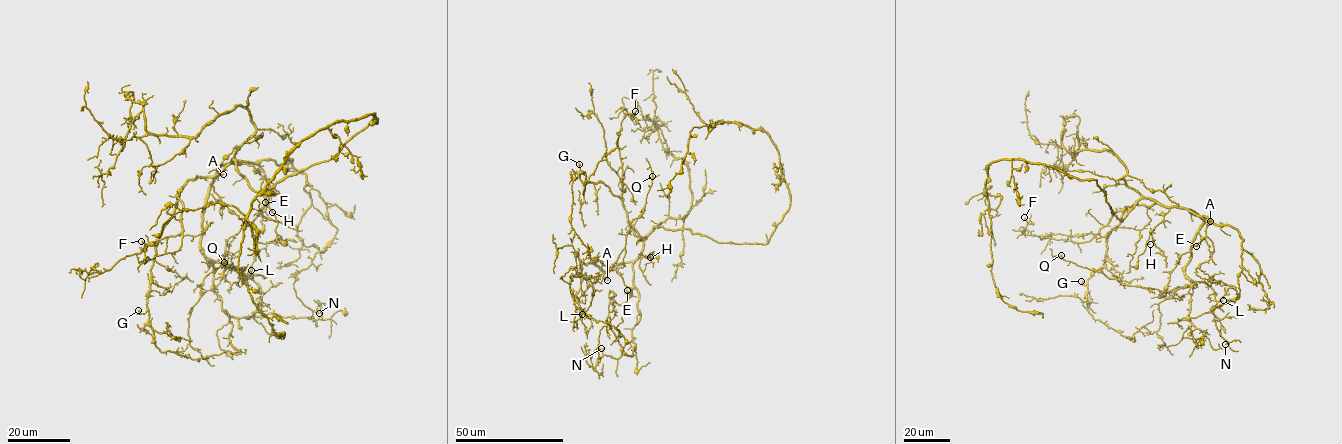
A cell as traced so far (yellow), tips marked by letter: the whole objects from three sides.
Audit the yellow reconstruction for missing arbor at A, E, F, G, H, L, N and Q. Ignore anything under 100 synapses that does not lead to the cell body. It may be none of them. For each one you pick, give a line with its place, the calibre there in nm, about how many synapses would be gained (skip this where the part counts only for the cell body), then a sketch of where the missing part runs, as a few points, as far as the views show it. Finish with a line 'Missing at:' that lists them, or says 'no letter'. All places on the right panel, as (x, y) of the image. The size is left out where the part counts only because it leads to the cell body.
A: at (1210, 221); 150 nm thick; missing branch runs (1210, 221), (1229, 226), (1250, 244), (1271, 272), (1289, 285), (1301, 286), (1309, 293), (1329, 296)
Missing at: A

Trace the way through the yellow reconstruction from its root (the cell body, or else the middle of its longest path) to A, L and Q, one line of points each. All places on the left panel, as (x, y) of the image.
A: (313, 165), (259, 191), (252, 190), (238, 171), (233, 161), (238, 160), (220, 165), (217, 174), (223, 174)
L: (313, 165), (259, 191), (238, 160), (219, 169), (202, 251), (242, 274), (251, 270)
Q: (313, 165), (259, 191), (238, 160), (221, 165), (201, 247), (252, 276), (224, 262)

